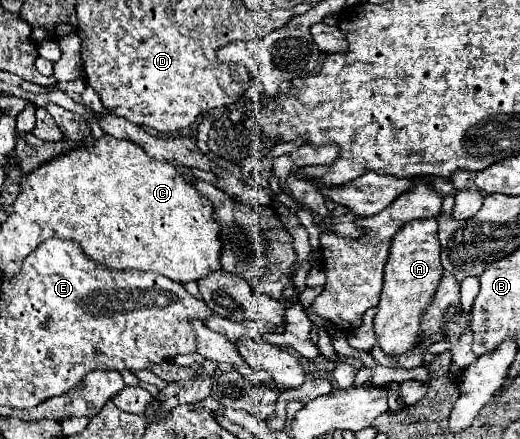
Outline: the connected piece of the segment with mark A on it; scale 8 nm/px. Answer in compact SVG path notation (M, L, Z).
M434 218L412 220L398 230L392 238L390 256L384 268L384 288L374 316L374 332L378 336L378 346L386 354L404 354L418 346L422 330L422 314L432 302L432 294L442 278L440 264L440 242L438 242L438 222Z

